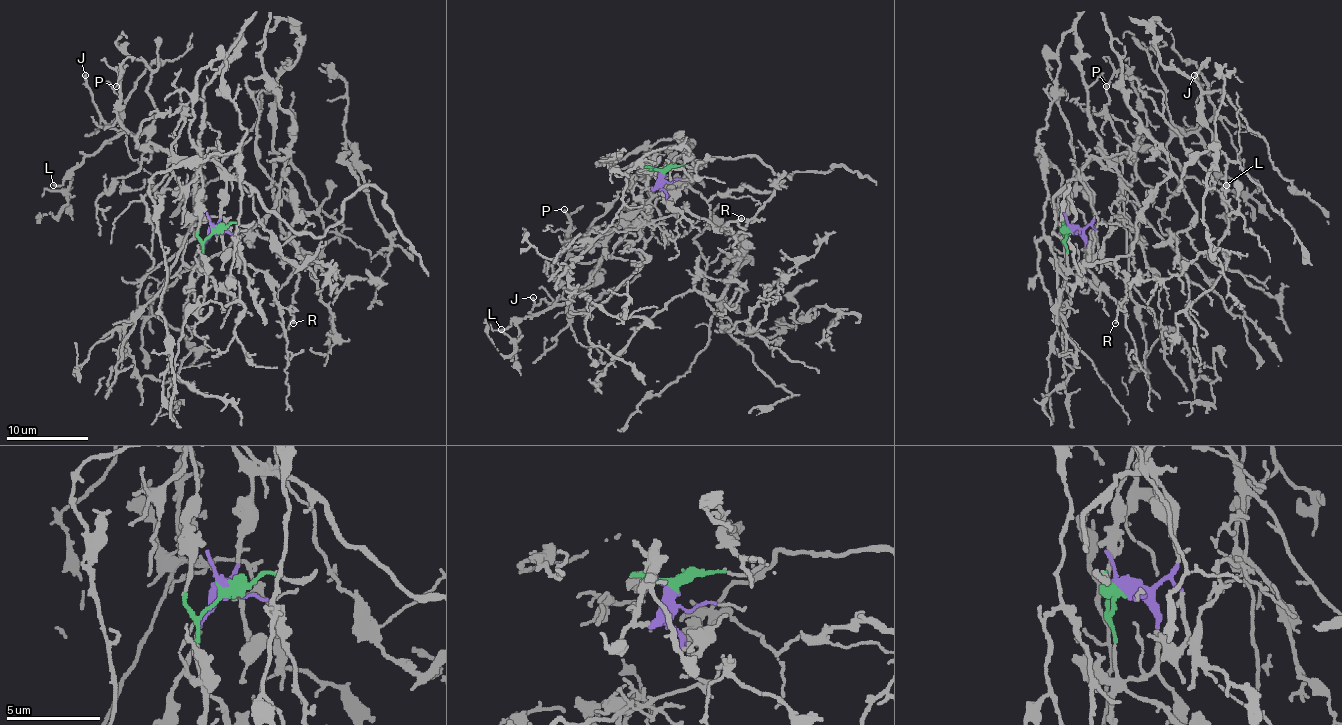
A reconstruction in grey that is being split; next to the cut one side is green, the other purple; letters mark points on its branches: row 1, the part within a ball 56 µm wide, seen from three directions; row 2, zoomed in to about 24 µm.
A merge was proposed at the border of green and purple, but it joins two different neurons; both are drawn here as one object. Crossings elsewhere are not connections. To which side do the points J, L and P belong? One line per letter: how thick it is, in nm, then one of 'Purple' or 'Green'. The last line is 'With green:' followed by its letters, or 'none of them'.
J: Thickness 190 nm. Purple
L: Thickness 140 nm. Purple
P: Thickness 130 nm. Purple
With green: none of them

